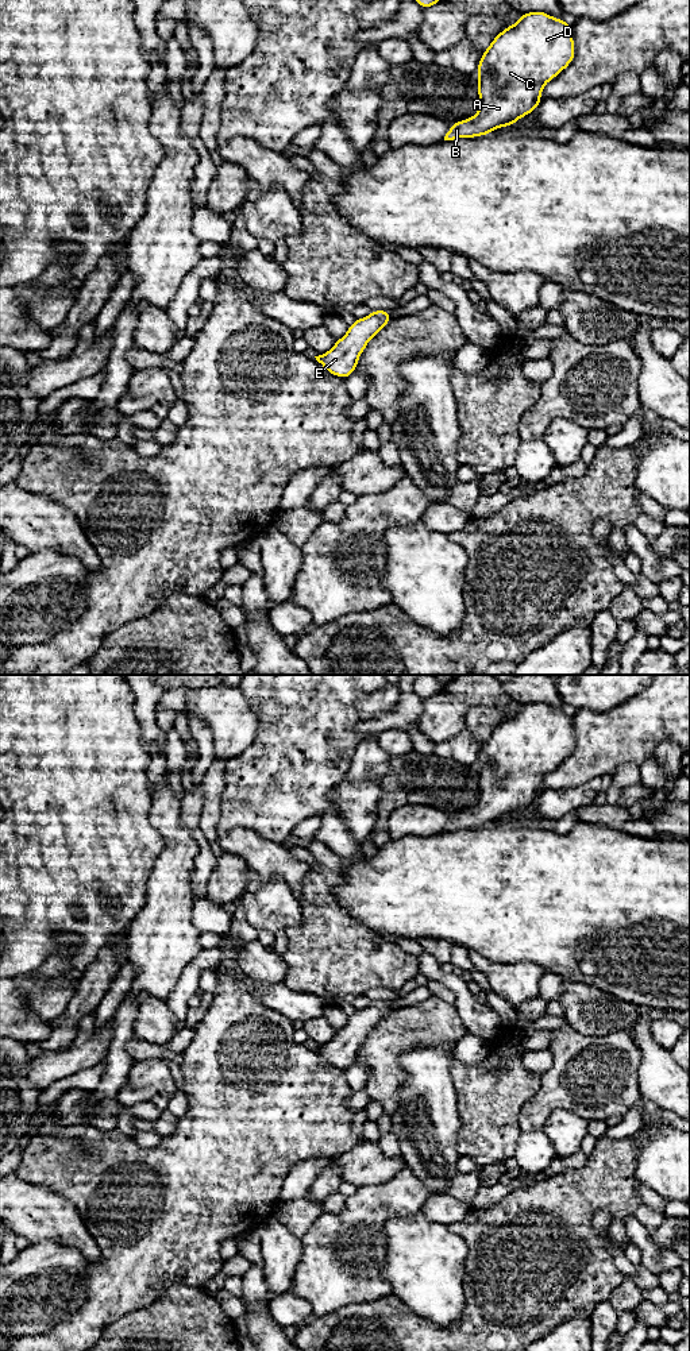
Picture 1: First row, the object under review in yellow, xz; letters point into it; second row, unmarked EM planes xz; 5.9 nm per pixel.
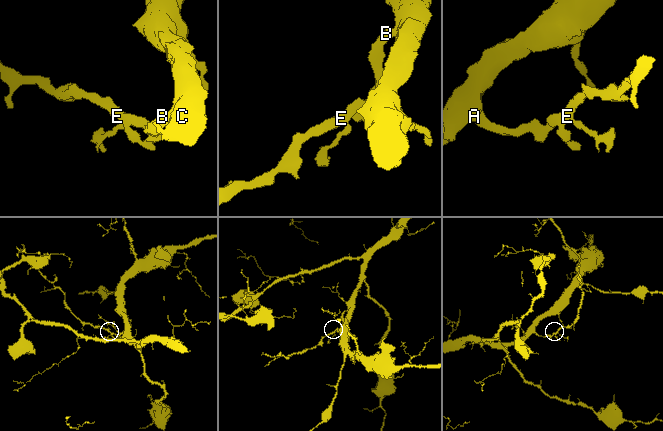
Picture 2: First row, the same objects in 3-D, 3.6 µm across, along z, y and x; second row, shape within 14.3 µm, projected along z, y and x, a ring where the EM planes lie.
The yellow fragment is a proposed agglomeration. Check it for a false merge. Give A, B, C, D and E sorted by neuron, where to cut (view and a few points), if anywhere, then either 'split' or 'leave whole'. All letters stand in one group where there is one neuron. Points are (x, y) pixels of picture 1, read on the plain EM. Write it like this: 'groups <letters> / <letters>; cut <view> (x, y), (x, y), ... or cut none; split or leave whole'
groups A B C D E; cut none; leave whole

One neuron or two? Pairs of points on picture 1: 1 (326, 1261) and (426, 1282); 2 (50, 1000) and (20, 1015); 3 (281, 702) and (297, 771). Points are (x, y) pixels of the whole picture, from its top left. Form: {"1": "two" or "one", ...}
{"1": "two", "2": "two", "3": "one"}

